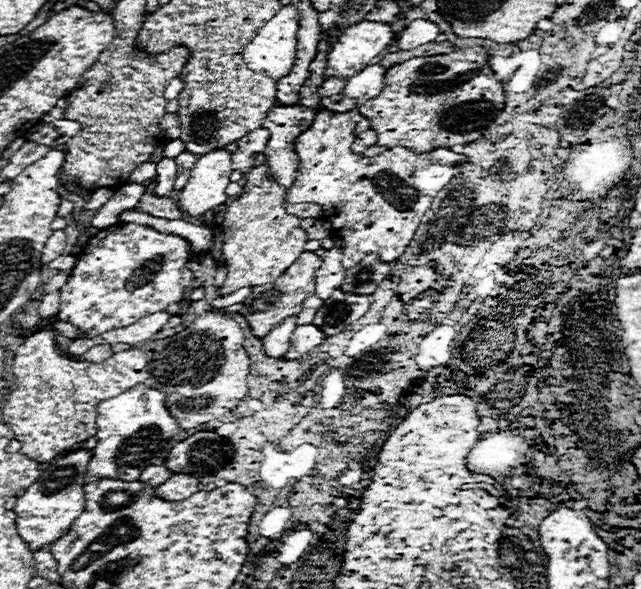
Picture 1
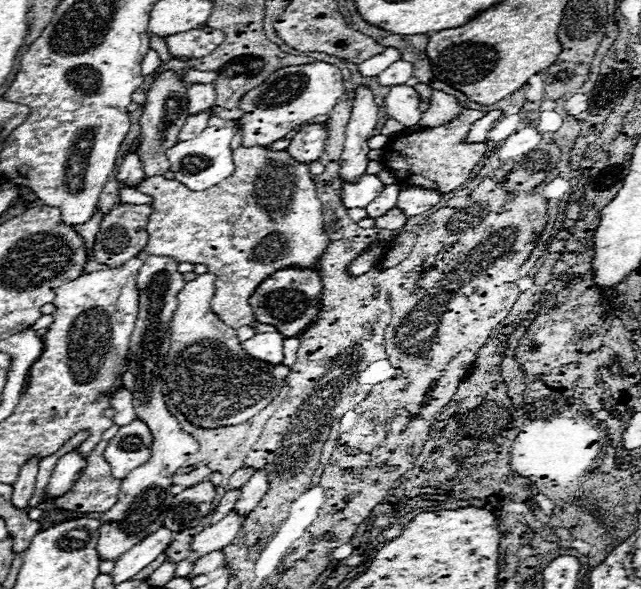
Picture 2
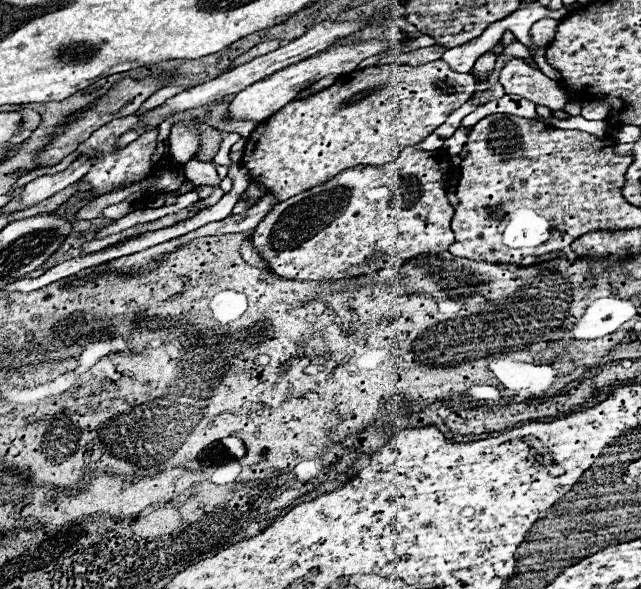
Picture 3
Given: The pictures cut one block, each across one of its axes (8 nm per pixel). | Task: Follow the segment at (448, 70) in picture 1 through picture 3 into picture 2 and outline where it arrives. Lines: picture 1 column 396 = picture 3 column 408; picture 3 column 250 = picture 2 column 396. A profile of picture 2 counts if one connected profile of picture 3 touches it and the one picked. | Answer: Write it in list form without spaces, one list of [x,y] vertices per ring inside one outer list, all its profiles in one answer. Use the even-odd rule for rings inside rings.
[[[462,108],[458,118],[450,120],[448,124],[436,128],[420,128],[414,132],[400,132],[392,136],[388,144],[382,148],[382,164],[396,174],[402,186],[418,186],[434,190],[438,194],[448,194],[470,178],[474,166],[480,162],[480,158],[486,152],[486,142],[464,144],[470,124],[482,118],[484,114],[486,112],[482,110]]]

